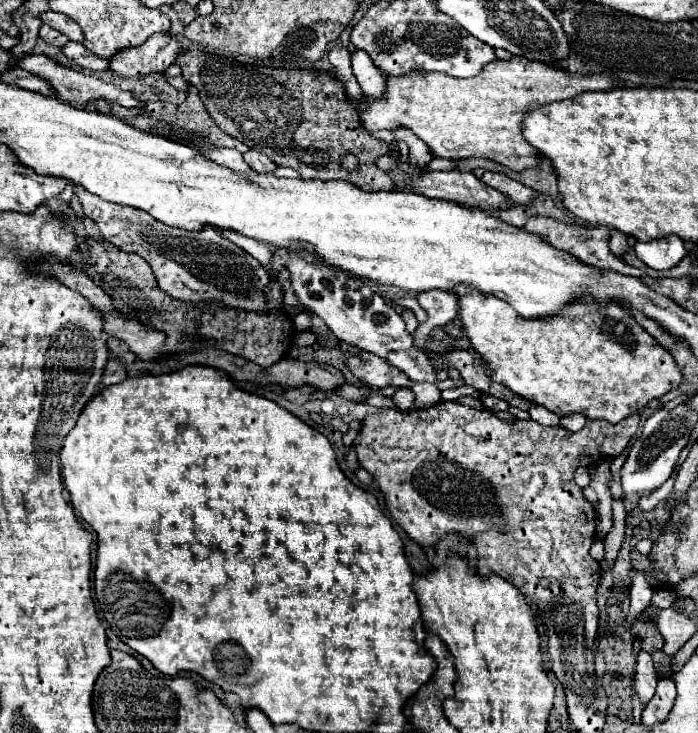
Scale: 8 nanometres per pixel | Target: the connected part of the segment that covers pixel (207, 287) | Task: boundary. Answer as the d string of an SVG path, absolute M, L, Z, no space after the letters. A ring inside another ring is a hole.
M76 185L74 193L82 203L84 215L98 225L102 237L120 247L122 251L136 253L146 259L158 279L160 289L170 297L180 299L184 303L218 299L224 305L240 307L246 311L266 309L266 297L262 289L270 281L268 271L244 249L224 239L216 229L204 227L204 231L194 233L178 227L168 227L152 219L146 211L96 199L96 195L88 195L88 191L84 191L84 187L80 185Z

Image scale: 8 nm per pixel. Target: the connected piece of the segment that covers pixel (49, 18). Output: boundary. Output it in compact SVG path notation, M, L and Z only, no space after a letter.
M48 11L48 13L40 15L40 19L42 19L46 25L50 25L52 29L58 29L60 33L64 33L70 41L82 41L80 25L76 25L76 21L68 19L66 15L56 13L56 11Z

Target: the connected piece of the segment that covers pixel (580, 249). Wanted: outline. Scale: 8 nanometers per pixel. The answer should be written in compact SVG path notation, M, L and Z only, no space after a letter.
M536 217L534 221L526 223L526 231L528 233L536 233L542 235L552 247L562 249L574 257L578 257L582 263L602 269L602 271L614 271L614 273L622 273L622 275L638 275L638 271L630 265L626 265L622 259L618 259L616 255L612 255L609 248L610 229L606 226L594 227L594 229L582 229L582 227L570 227L566 223L560 221L552 221L552 219L544 219L544 217Z

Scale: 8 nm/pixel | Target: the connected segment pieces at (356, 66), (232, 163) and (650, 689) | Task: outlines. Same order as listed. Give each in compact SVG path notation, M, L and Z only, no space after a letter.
M360 49L352 53L352 71L366 97L380 97L384 93L386 75L374 65L374 61Z
M210 149L210 151L204 151L204 155L222 167L228 167L234 171L250 171L250 167L242 161L242 153L238 153L236 149Z
M640 651L638 665L636 665L636 677L634 677L634 691L644 707L654 697L656 683L658 683L658 675L656 675L656 669L652 663L652 655L646 651Z

